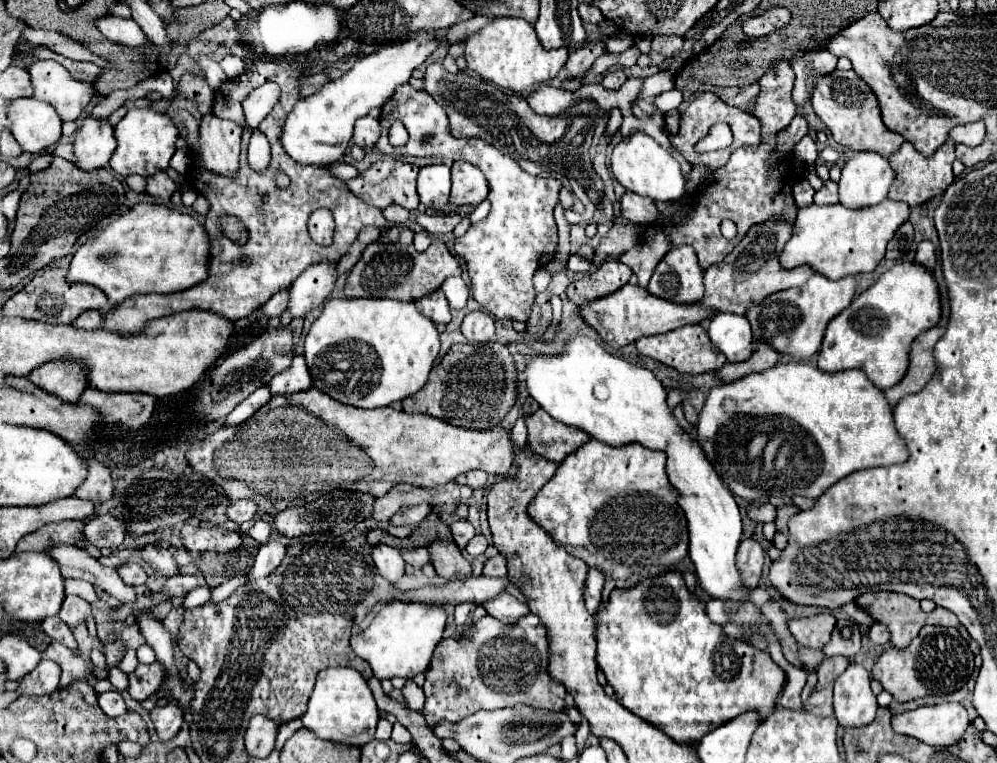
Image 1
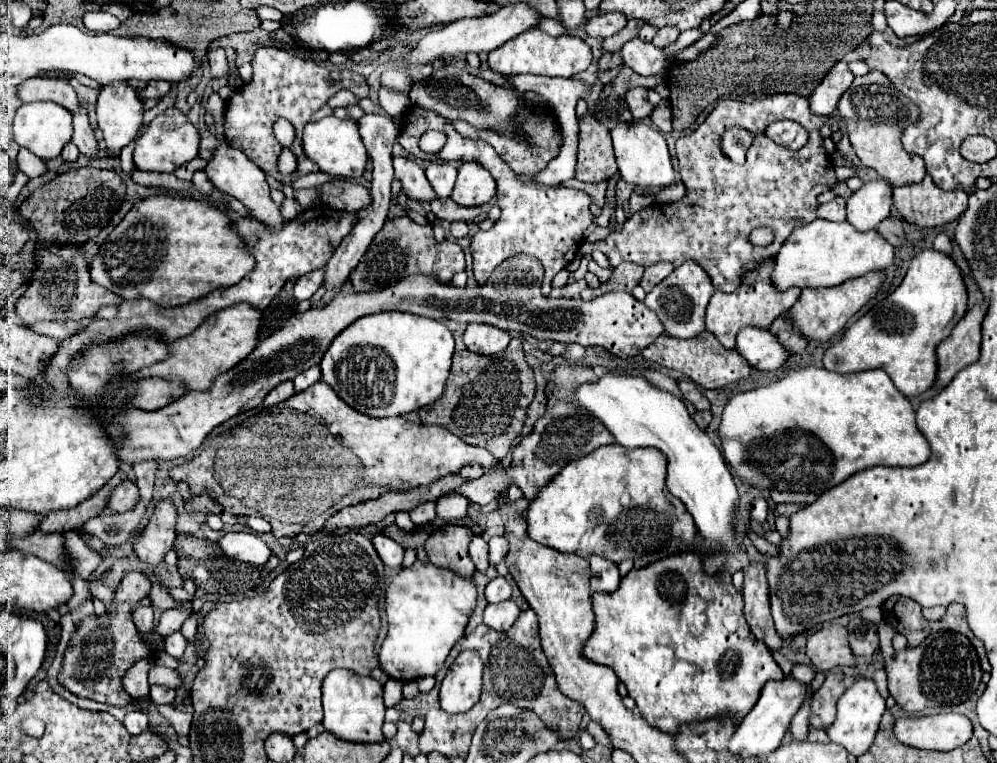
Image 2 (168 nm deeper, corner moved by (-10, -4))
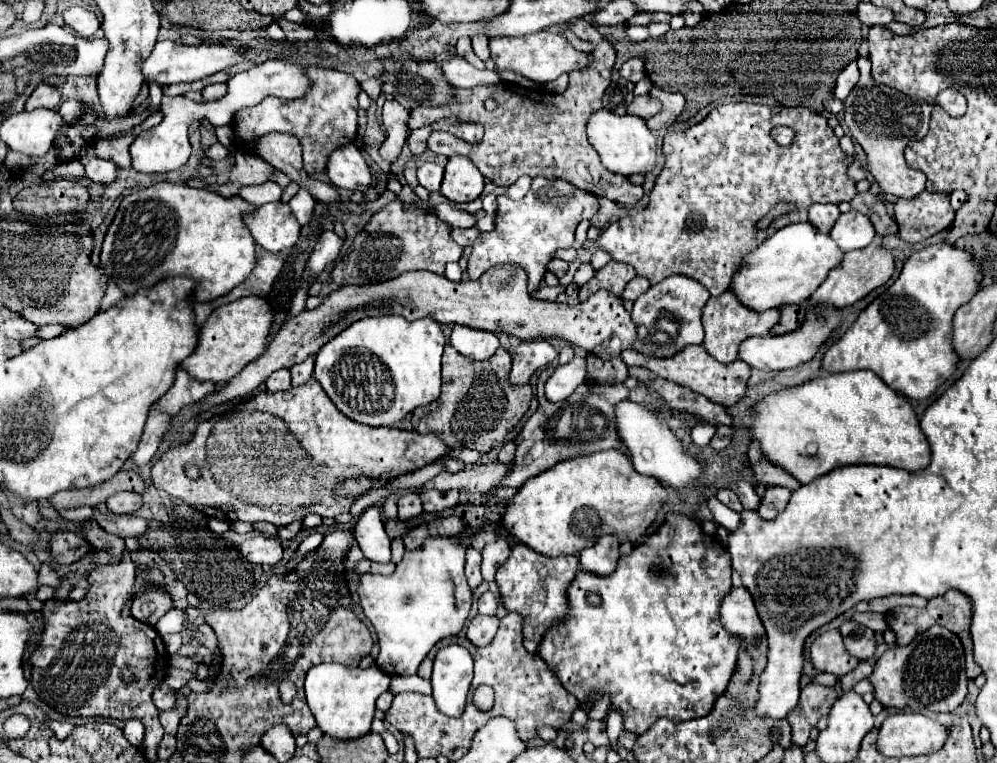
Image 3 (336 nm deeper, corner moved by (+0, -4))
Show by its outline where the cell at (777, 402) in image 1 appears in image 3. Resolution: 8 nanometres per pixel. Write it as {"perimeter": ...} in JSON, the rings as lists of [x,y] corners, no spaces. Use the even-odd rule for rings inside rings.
{"perimeter":[[[851,371],[851,373],[815,377],[803,381],[801,385],[773,391],[749,409],[749,423],[745,425],[743,431],[749,443],[757,441],[761,445],[765,459],[787,471],[801,485],[807,485],[813,479],[843,465],[871,463],[871,465],[889,465],[907,471],[919,471],[925,469],[931,461],[929,443],[923,431],[919,429],[919,421],[913,407],[901,393],[887,387],[873,371]],[[811,443],[817,445],[815,455],[807,453],[807,445]]]}

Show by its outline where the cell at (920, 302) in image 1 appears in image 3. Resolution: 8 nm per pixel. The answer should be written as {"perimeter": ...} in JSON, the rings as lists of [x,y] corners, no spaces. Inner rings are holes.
{"perimeter":[[[937,243],[911,253],[887,293],[863,309],[843,337],[825,349],[821,369],[827,373],[871,369],[905,397],[929,397],[957,367],[949,351],[949,323],[953,311],[979,291],[981,277],[973,257],[953,245]]]}

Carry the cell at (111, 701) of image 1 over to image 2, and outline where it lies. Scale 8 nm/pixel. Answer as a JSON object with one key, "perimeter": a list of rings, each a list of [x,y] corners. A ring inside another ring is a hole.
{"perimeter":[[[131,711],[131,713],[127,713],[123,725],[125,725],[125,729],[127,729],[131,735],[139,735],[139,733],[147,731],[147,727],[149,727],[147,715],[145,715],[143,711]]]}

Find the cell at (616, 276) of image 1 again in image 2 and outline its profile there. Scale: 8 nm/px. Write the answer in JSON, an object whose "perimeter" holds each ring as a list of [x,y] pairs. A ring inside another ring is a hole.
{"perimeter":[[[621,263],[613,269],[607,283],[601,283],[597,289],[591,289],[593,297],[599,297],[607,291],[631,291],[643,277],[643,267],[637,263]]]}

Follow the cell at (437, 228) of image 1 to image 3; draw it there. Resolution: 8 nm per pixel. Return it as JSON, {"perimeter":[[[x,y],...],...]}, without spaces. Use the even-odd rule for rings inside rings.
{"perimeter":[[[475,227],[471,229],[451,229],[451,239],[461,245],[461,247],[467,247],[467,245],[473,245],[479,237],[479,231]]]}

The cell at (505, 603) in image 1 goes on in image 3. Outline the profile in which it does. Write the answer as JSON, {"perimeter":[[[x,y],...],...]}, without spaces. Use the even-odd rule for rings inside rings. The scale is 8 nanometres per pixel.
{"perimeter":[[[477,613],[471,623],[469,623],[469,629],[467,629],[467,637],[473,645],[481,647],[481,645],[487,645],[495,633],[499,629],[499,617],[495,615],[481,615]]]}

